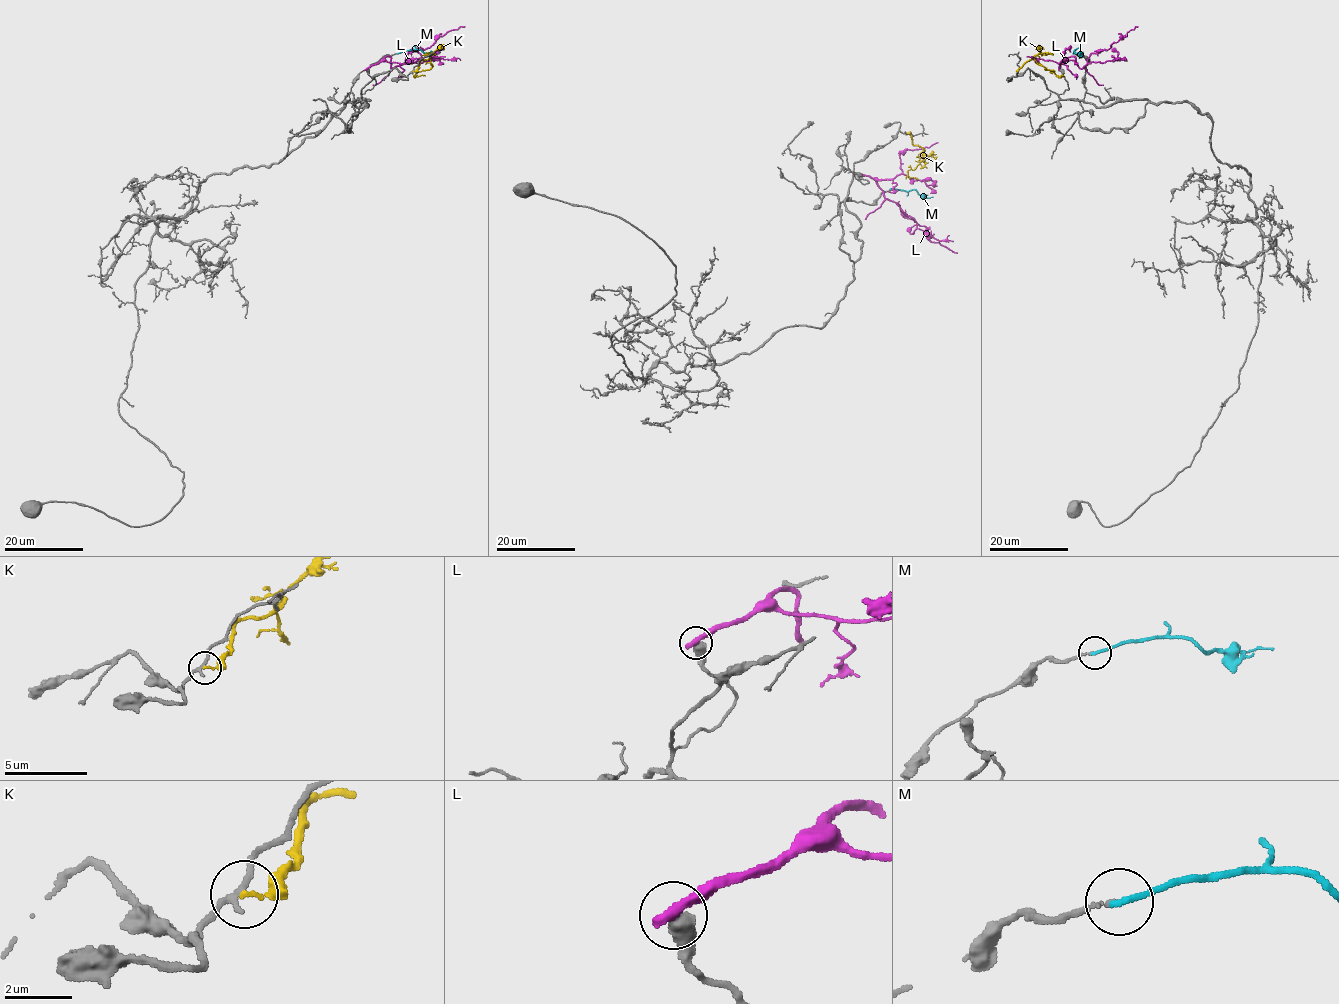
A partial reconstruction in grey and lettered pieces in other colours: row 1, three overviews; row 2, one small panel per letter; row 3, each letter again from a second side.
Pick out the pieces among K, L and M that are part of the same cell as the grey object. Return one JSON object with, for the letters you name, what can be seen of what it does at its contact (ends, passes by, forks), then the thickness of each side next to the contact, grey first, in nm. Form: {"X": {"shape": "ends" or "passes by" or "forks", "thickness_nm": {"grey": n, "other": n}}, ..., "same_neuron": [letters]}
{"M": {"shape": "ends", "thickness_nm": {"grey": 130, "other": 190}}, "same_neuron": ["M"]}

